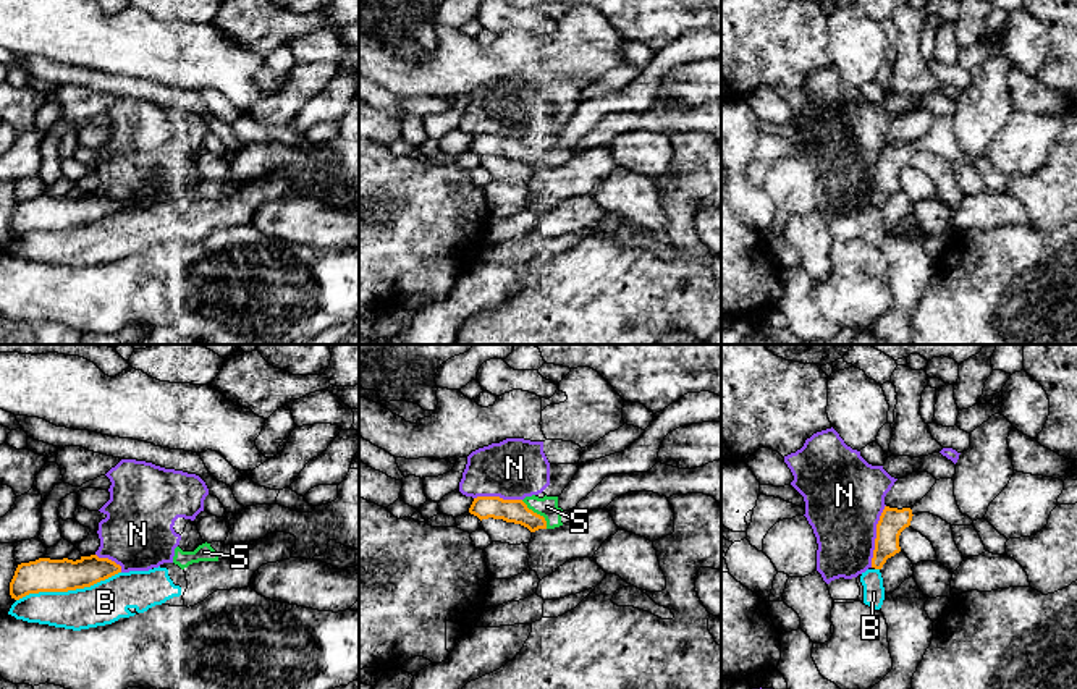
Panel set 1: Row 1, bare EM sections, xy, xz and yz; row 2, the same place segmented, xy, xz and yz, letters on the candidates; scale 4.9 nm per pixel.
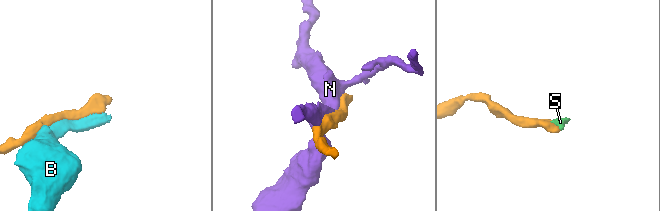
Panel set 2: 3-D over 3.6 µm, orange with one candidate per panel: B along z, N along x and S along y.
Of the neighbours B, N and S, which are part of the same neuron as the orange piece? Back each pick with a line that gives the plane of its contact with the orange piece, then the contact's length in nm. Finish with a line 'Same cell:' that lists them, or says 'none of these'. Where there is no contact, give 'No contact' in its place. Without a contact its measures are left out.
S: Touches orange in xz. Shared border 190 nm
Same cell: S

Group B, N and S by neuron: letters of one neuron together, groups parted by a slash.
B / N / S

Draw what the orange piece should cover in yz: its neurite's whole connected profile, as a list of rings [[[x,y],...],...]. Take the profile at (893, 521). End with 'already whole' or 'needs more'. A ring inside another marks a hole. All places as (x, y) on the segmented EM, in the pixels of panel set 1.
[[[885,506],[876,524],[872,568],[881,569],[888,558],[901,552],[899,535],[906,527],[910,526],[912,516],[910,508],[898,509]]]; already whole

